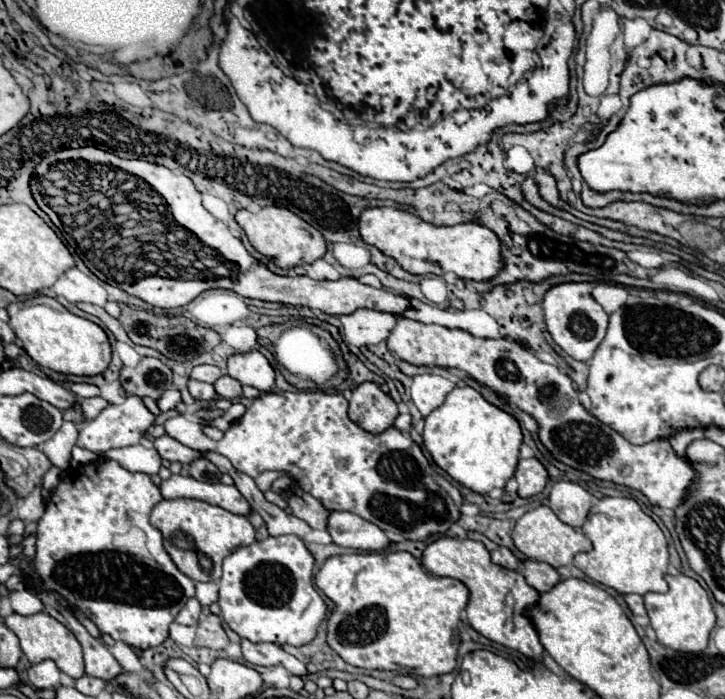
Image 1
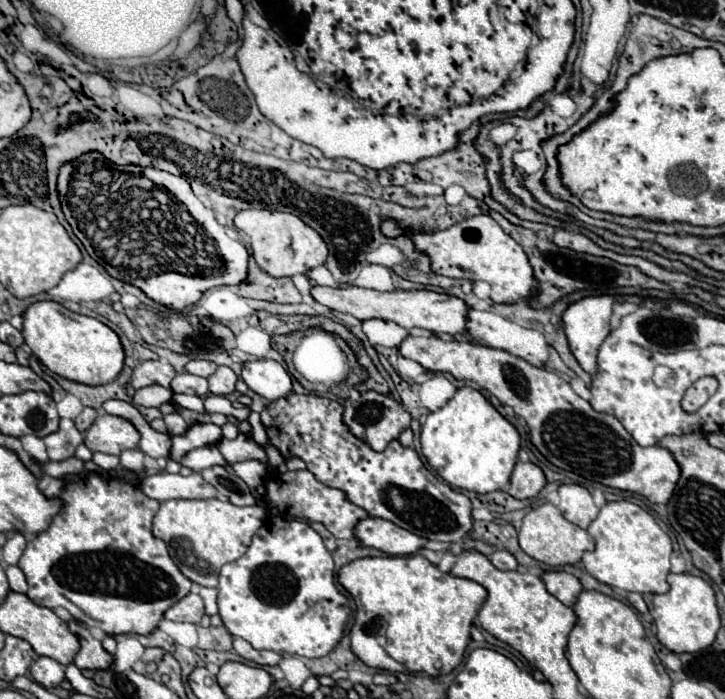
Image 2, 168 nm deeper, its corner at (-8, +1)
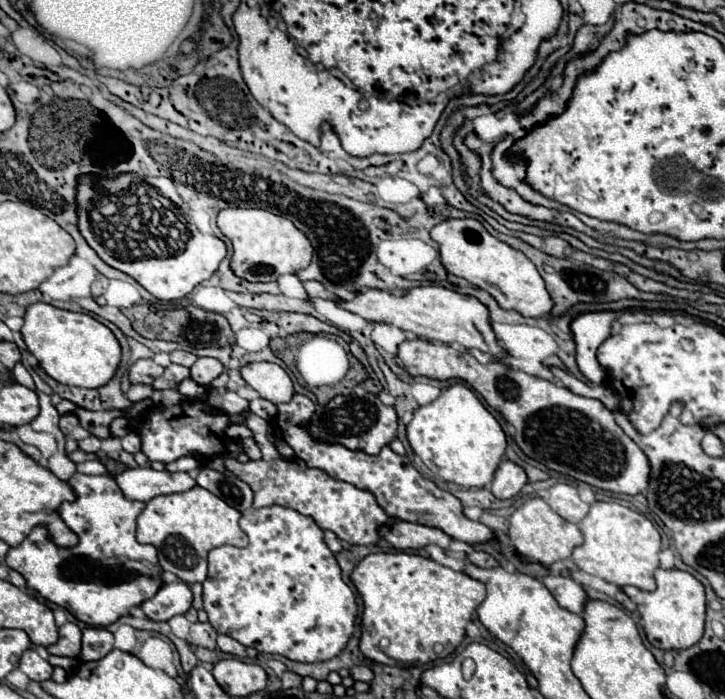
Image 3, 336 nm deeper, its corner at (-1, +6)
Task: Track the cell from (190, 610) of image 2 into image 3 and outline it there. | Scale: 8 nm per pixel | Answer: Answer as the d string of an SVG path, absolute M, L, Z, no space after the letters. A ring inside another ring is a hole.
M169 583L155 597L141 603L141 609L153 621L169 621L175 615L185 615L191 601L193 593L187 583Z

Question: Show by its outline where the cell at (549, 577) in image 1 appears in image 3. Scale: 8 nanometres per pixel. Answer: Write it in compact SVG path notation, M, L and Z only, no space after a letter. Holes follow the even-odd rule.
M549 573L543 579L543 583L551 591L551 595L557 599L557 603L561 607L565 607L565 609L569 609L573 613L581 613L583 611L583 603L587 601L587 593L571 577Z

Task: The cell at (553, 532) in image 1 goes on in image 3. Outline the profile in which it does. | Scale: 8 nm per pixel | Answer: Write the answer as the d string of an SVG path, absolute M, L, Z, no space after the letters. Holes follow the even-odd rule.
M541 497L529 499L525 505L521 505L509 517L509 537L511 537L513 547L521 555L525 555L533 561L539 561L543 565L551 565L559 559L569 559L573 549L577 545L581 545L581 541L583 541L583 535L581 535L579 527L565 521L563 517L559 517Z

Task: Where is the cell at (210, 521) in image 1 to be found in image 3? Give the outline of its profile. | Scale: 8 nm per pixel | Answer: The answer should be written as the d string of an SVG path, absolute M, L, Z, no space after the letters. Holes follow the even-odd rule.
M203 487L185 493L159 495L151 499L137 519L137 541L151 543L159 551L163 571L177 575L185 583L203 583L207 577L207 553L221 545L245 547L247 537L239 527L241 511L233 509Z

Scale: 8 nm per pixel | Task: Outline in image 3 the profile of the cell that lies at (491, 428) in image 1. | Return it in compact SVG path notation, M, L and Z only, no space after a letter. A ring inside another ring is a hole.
M463 383L451 385L433 403L419 407L407 425L407 439L431 473L461 487L487 487L507 447L505 433L497 419Z

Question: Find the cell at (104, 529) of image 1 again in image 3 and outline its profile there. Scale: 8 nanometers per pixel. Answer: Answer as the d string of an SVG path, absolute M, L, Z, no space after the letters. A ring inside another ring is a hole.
M81 475L69 479L75 501L61 503L57 513L65 525L79 537L73 547L59 547L53 543L47 527L37 525L27 539L7 553L5 563L23 573L27 589L43 599L71 609L73 615L89 627L107 627L129 615L141 601L147 601L161 589L163 571L155 563L157 549L153 545L139 545L135 541L135 523L145 509L143 501L129 501L111 475Z

